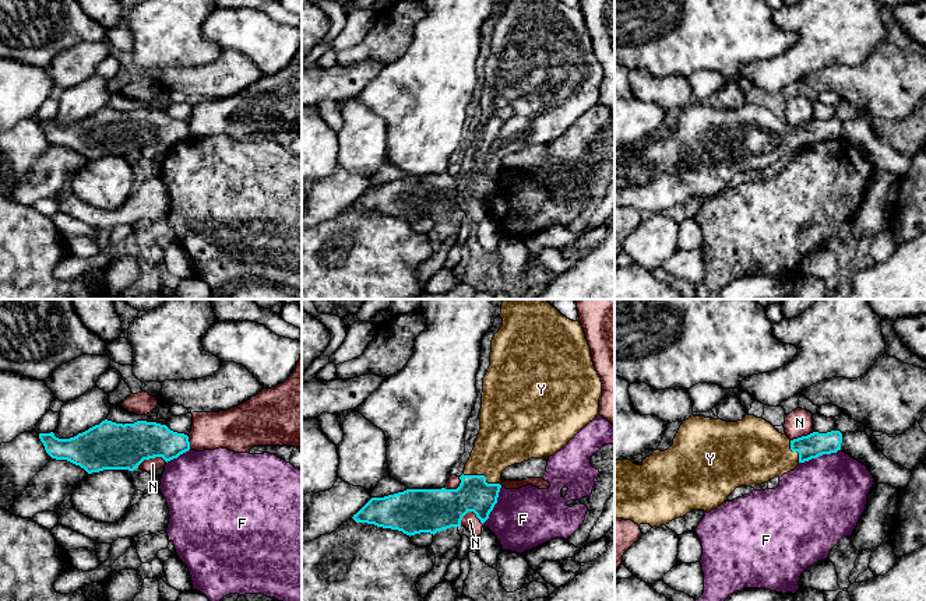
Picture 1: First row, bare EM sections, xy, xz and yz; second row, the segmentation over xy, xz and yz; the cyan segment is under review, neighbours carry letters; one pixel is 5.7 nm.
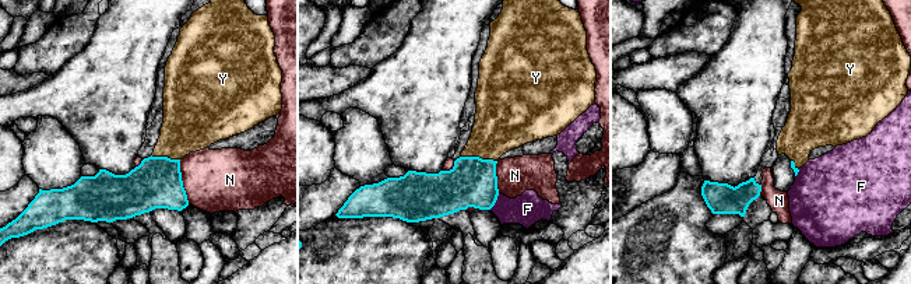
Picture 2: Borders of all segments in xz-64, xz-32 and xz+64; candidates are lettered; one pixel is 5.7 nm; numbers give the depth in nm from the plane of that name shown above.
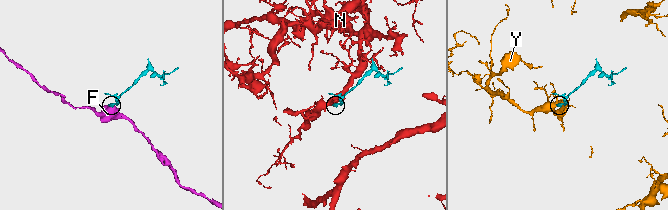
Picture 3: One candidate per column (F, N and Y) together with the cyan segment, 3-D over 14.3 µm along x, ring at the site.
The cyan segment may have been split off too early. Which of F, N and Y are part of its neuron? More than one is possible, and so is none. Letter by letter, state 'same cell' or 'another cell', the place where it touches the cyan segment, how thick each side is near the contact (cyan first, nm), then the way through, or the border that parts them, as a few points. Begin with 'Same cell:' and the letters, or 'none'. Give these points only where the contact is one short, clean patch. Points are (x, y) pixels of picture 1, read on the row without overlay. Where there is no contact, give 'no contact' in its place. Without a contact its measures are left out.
Same cell: Y
F: another cell; meets cyan in yz at (819, 143); 140 nm thick on the cyan side, 480 nm on the other; border along yz (840, 136), (799, 150)
N: another cell; meets cyan in xz at (472, 197); 260 nm thick on the cyan side, 90 nm on the other
Y: same cell; meets cyan in xz at (483, 162); 200 nm thick on the cyan side, 300 nm on the other; runs through xz (474, 180), (479, 175), (483, 162), (489, 144), (504, 126)

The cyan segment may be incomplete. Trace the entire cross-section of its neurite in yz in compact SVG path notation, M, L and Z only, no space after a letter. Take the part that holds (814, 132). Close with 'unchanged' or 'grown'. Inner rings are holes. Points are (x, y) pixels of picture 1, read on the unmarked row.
M691 102L680 112L673 131L654 140L642 147L641 152L631 147L615 147L615 205L631 207L635 211L649 211L652 215L666 212L669 208L683 204L691 197L711 198L723 191L728 183L739 173L761 172L774 164L782 164L793 158L800 150L831 141L841 137L842 120L831 117L827 120L813 119L791 127L779 120L770 109L754 102L746 102L742 108L726 109L705 103Z | grown

